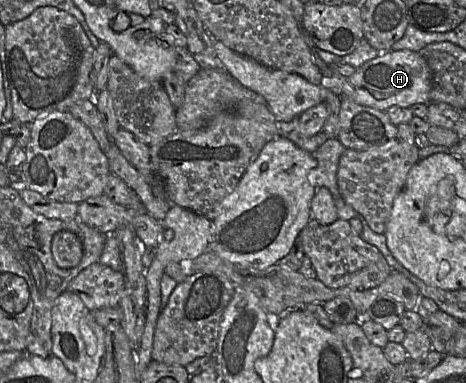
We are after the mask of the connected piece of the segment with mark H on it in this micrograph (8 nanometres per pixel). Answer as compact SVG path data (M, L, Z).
M412 50L381 52L378 57L357 68L347 80L352 88L351 99L353 101L380 111L386 111L391 106L409 108L417 103L428 105L431 102L432 73L430 67L426 59L419 52Z

